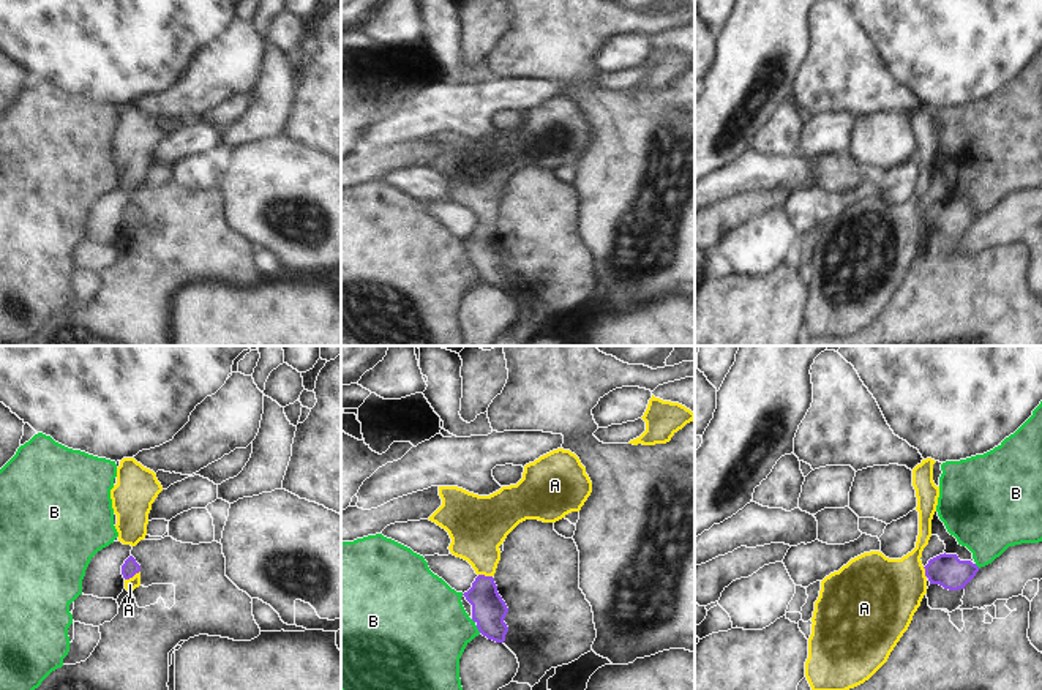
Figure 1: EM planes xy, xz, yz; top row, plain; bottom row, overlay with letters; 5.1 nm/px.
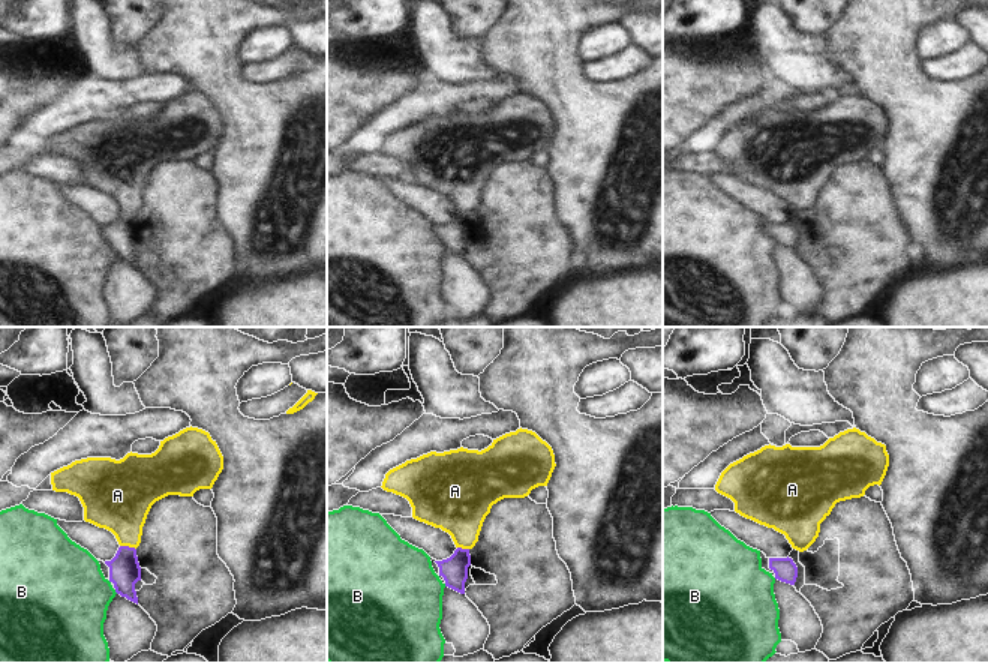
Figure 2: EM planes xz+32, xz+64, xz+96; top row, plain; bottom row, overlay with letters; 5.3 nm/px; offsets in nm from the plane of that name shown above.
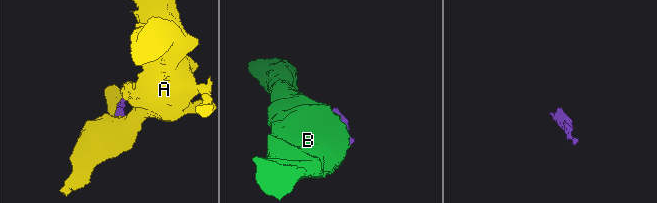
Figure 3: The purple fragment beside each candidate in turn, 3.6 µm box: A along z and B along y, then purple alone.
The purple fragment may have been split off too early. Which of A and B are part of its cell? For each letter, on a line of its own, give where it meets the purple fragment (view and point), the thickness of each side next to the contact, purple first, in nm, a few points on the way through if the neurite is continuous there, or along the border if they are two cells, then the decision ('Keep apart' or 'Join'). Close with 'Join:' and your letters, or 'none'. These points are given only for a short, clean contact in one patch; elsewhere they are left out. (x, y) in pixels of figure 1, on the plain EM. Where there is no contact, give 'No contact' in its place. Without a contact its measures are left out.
A: Touches purple at xy (131, 223). Thickness 80 nm (purple) against 60 nm. Path across: xy (130, 213), (131, 223), (130, 231). Join
B: Touches purple at xz (477, 273). Thickness 180 nm (purple) against 420 nm. Keep apart
Join: A.

